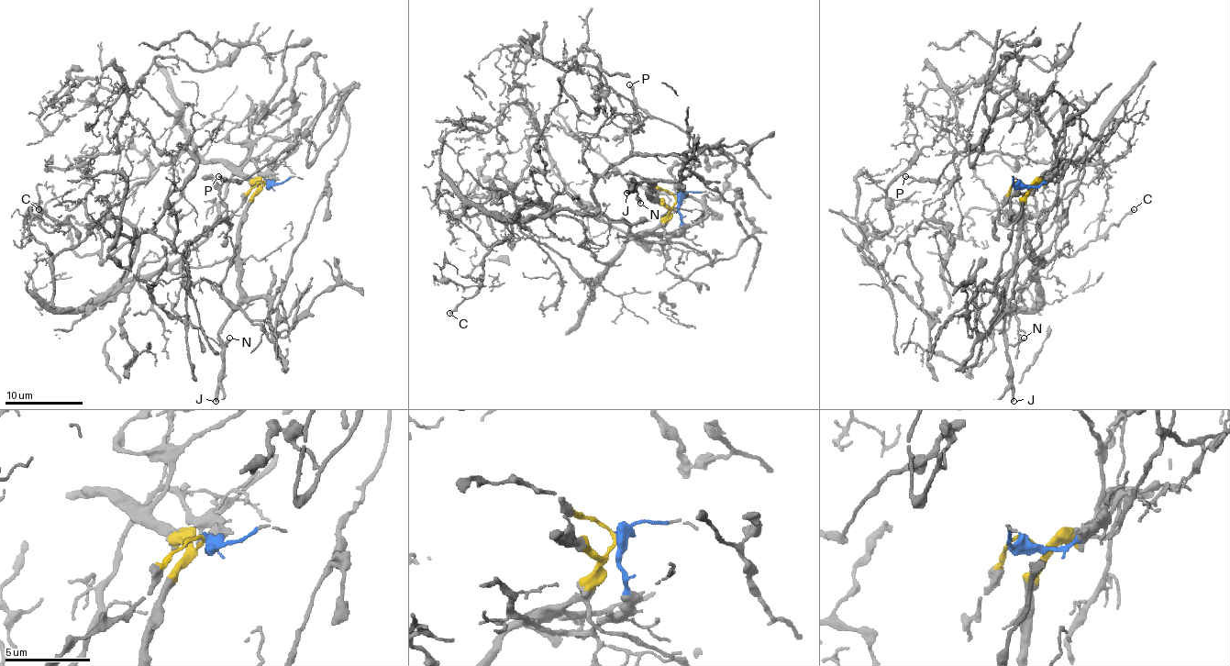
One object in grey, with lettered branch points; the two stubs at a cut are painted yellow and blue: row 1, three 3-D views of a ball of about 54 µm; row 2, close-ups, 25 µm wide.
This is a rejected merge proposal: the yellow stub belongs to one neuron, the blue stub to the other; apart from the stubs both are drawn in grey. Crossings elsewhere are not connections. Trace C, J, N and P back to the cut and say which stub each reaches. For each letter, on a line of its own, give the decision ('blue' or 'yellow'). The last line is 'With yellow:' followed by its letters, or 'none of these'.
C: blue
J: yellow
N: yellow
P: yellow
With yellow: J, N, P

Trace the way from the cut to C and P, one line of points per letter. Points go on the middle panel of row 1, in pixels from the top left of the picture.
C: (677, 199), (681, 227), (657, 241), (603, 214), (523, 205), (449, 313)
P: (677, 199), (659, 234), (702, 218), (733, 156), (721, 146), (727, 161), (709, 163), (630, 84)

